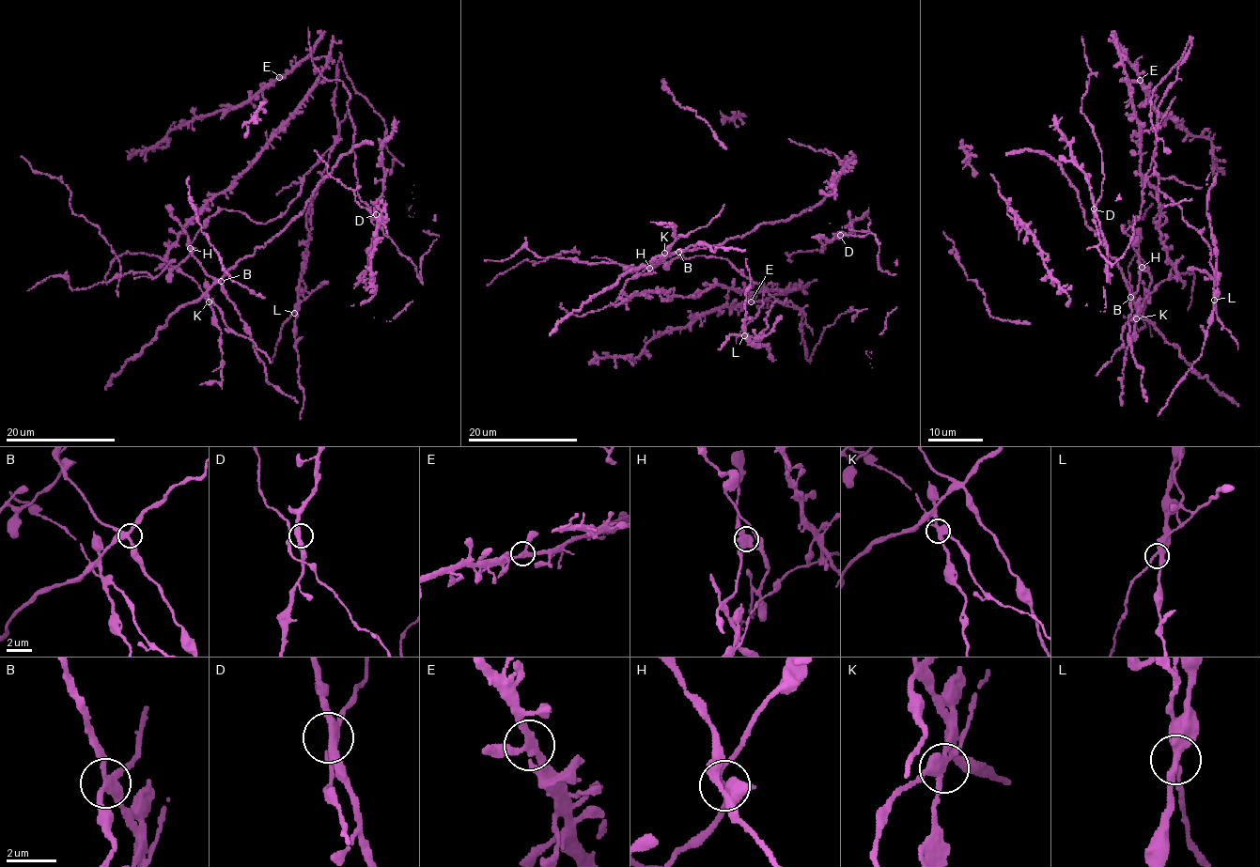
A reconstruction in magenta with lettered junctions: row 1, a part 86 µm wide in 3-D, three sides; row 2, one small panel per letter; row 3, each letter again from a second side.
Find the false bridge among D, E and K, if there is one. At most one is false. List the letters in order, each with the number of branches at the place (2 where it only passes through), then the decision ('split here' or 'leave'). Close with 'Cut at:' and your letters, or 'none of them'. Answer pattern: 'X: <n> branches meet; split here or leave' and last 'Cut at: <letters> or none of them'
D: 3 branches meet; leave
E: 3 branches meet; leave
K: 3 branches meet; split here
Cut at: K

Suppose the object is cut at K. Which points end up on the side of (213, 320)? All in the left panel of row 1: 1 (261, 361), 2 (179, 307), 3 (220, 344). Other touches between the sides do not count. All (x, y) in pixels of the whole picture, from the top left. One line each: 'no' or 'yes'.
1: yes
2: yes
3: yes

